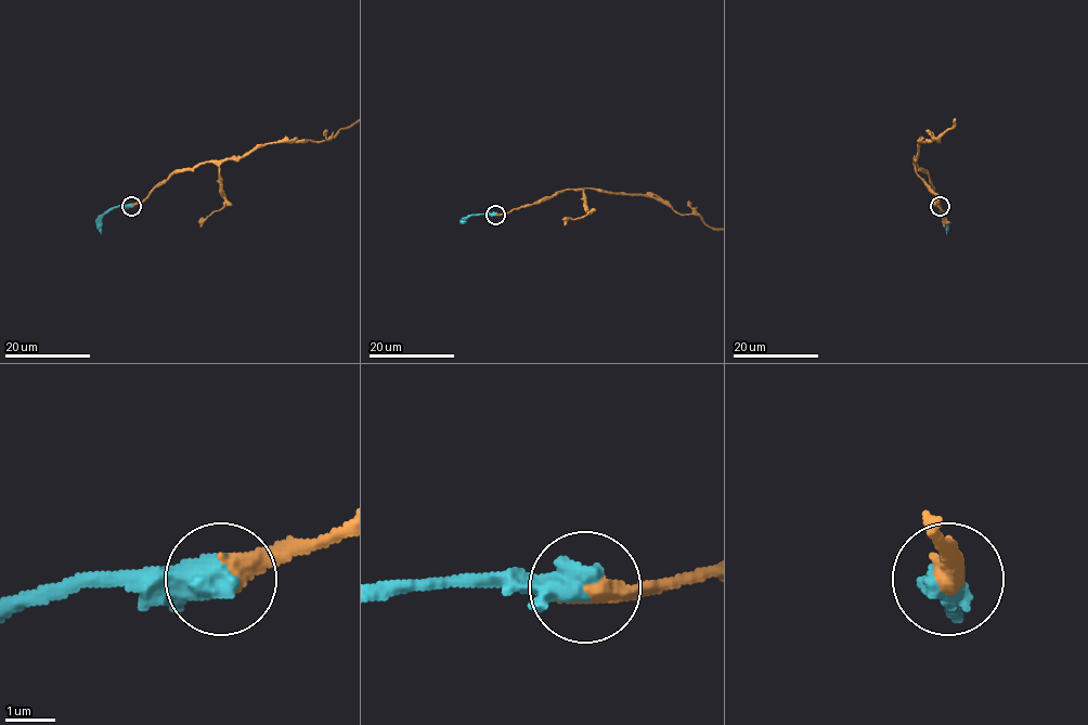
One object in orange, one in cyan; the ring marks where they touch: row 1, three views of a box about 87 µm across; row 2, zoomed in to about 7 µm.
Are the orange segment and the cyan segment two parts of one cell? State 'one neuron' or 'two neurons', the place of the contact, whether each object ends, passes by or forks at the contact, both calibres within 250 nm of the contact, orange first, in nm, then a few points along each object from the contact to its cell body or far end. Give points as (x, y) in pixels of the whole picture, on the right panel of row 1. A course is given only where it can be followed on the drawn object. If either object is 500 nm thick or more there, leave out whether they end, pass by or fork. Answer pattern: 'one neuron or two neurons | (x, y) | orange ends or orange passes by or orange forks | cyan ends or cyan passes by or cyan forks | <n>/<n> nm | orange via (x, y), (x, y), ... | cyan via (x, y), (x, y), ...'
one neuron | (940, 206) | 480/700 nm | cyan via (940, 205), (946, 233)

